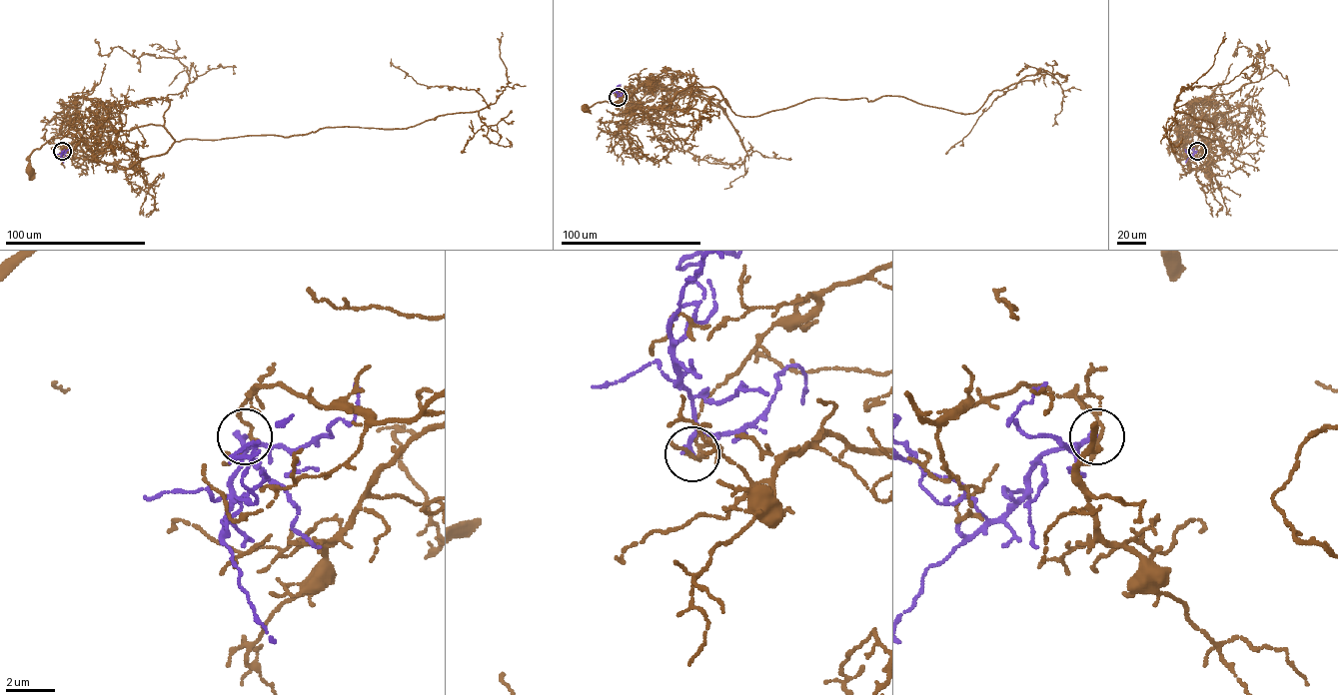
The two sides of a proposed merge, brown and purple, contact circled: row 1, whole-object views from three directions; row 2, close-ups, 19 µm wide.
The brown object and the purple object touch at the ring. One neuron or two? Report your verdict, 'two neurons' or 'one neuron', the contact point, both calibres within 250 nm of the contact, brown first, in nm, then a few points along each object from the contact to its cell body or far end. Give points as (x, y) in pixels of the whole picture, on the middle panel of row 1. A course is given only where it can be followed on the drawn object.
two neurons | (618, 97) | 130/220 nm | brown via (618, 97), (622, 89), (633, 86), (635, 96), (643, 106), (631, 102), (599, 101), (586, 107) | purple via (618, 97), (620, 84)

